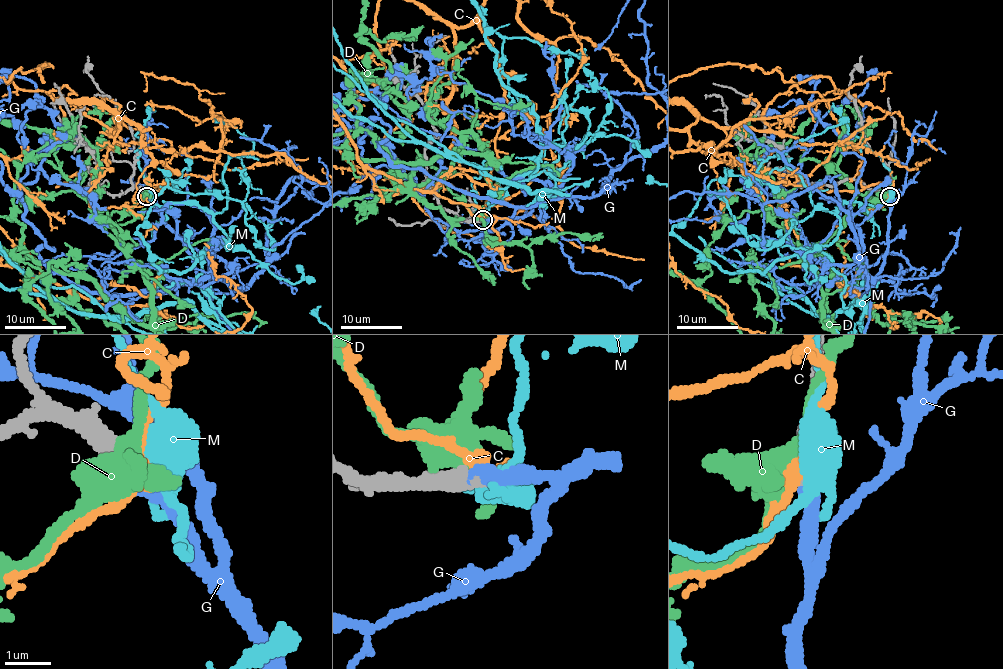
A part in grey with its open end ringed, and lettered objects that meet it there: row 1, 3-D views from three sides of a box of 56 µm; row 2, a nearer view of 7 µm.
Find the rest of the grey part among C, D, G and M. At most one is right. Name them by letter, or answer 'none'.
G

